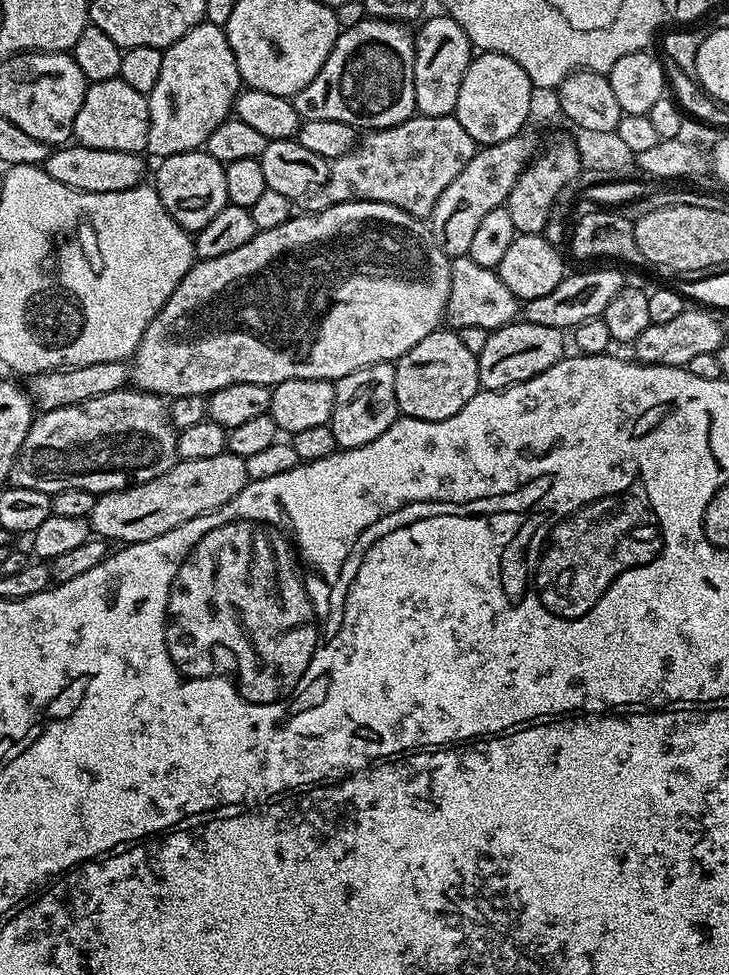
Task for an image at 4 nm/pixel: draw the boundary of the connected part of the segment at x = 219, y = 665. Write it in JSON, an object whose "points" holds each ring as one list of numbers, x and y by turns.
{"points":[[232,520,210,530,182,562,168,595,164,643,185,677,233,676,241,696,258,704,287,700,306,679,306,670,320,649,322,613,310,598,309,585,304,584,293,541,285,536,268,522]]}

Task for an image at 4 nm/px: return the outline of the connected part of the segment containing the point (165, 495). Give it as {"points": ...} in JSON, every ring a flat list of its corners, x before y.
{"points":[[225,450,214,458,180,458,170,470,166,470,166,474,150,478,150,482,131,484,129,488,119,488,116,492,99,493,90,523,97,537,109,542,120,540,116,542,121,545,146,542,166,534,166,530,174,530,174,526,182,526,182,522,190,522,190,518,226,506,226,502,238,495,248,482,246,459,235,456,233,452]]}

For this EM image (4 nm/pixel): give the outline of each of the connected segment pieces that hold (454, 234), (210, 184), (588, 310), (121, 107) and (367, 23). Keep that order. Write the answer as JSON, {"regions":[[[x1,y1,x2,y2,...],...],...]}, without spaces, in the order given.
{"regions":[[[521,134,506,142,483,145,474,158,466,162,466,170,462,170,462,174,458,174,458,178,454,178,454,182,450,182,442,194,438,194,438,202,434,202,430,217,430,227,432,236,448,257,466,256,482,218,486,218,490,210,505,207,511,188,533,159,536,140,528,135]],[[206,150,194,152,183,152,173,156,165,156,159,161,156,168,156,181,154,187,156,193,162,198,162,206,182,226,189,232,195,234,206,226,228,205,228,195,226,194,226,174,224,165,219,164]],[[596,266,593,272,576,272,565,275,564,280,548,294,533,300,523,301,522,320,525,324,538,326,554,326,561,330,574,330,582,322,603,317,606,306,610,306,610,298,626,287,626,280,612,266]],[[119,78,89,83,82,98,82,106,78,110,78,118,74,118,72,134,75,143,85,144,98,150,143,153,148,147,150,134,147,95,134,90,134,86,126,86,126,82]],[[363,18,357,24,343,29,334,42,322,70,303,88,291,97,292,105,298,110,301,121,331,118,333,122,346,122,357,130,389,128,406,122,417,115,414,102,414,50,416,41,403,23,395,20]]]}

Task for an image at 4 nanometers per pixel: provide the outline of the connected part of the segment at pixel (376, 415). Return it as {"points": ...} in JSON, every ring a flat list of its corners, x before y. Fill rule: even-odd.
{"points":[[395,363,371,364,335,381,334,410,330,423,340,448,357,448,366,442,374,442,374,438,382,435,398,419,394,394,395,373]]}

